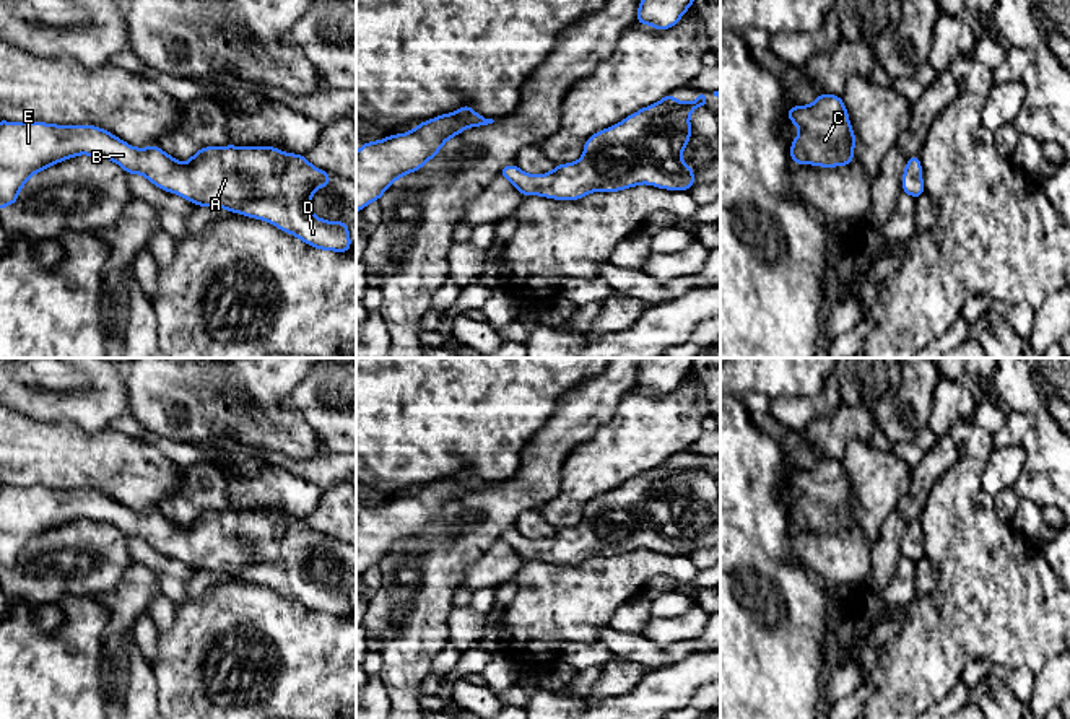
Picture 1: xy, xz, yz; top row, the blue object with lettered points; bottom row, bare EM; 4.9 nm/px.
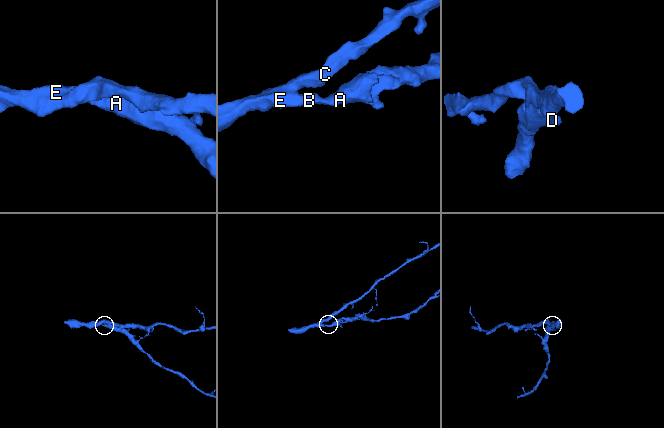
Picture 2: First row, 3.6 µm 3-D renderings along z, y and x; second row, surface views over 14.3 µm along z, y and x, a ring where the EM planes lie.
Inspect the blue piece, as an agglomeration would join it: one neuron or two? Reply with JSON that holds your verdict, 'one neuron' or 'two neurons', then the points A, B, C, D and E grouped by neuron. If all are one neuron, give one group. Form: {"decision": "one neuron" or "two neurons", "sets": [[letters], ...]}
{"decision": "one neuron", "sets": [["A", "B", "C", "D", "E"]]}

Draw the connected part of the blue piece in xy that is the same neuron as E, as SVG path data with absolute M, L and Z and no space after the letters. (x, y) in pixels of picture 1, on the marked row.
M0 120L0 208L15 205L33 174L78 155L106 158L128 174L141 174L161 190L181 195L197 207L218 207L249 218L268 221L311 247L350 252L348 223L317 218L311 200L319 187L330 187L330 174L312 166L304 155L275 146L205 146L187 163L164 153L158 145L133 148L96 125L55 125L46 122Z

